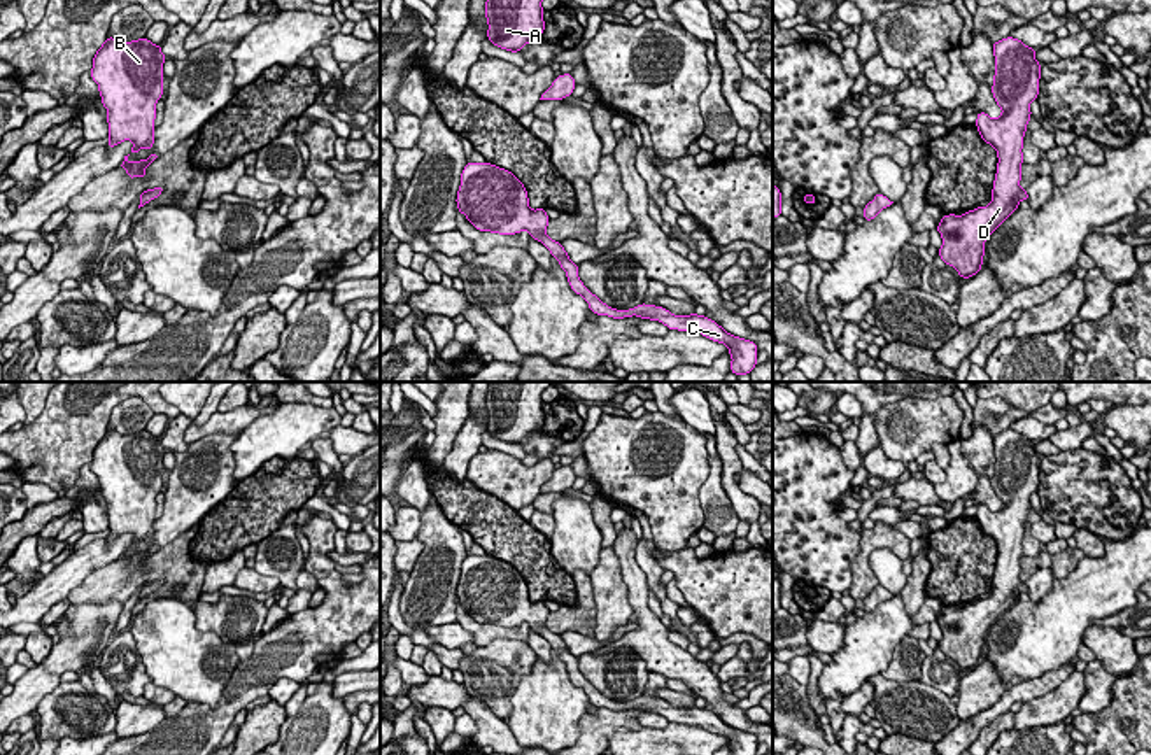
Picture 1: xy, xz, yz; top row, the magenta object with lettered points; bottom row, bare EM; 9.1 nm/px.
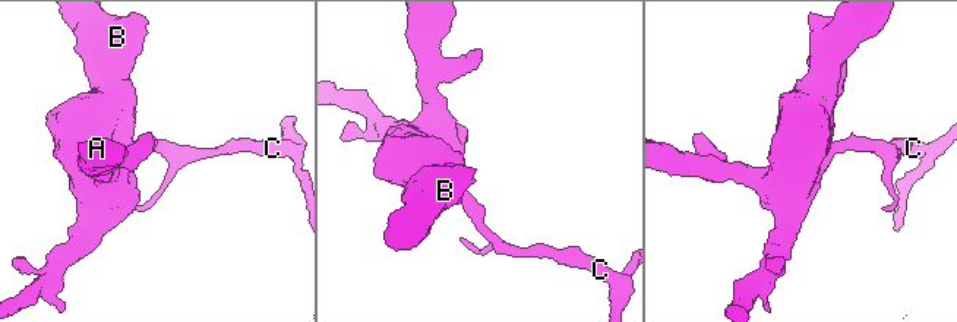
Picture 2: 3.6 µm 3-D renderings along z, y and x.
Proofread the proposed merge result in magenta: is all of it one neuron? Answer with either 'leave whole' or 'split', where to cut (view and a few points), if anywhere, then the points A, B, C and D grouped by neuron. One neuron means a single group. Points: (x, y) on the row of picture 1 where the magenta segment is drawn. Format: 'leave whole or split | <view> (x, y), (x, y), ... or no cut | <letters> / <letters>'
leave whole | no cut | A B C D

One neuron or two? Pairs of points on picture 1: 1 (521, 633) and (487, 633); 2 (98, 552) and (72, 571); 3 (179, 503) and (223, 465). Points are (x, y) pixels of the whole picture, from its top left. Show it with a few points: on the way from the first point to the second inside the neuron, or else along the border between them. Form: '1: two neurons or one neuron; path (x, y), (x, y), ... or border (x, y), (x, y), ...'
1: one neuron; path (512, 633), (496, 633)
2: one neuron; path (91, 557), (79, 564)
3: one neuron; path (190, 496), (212, 473)

